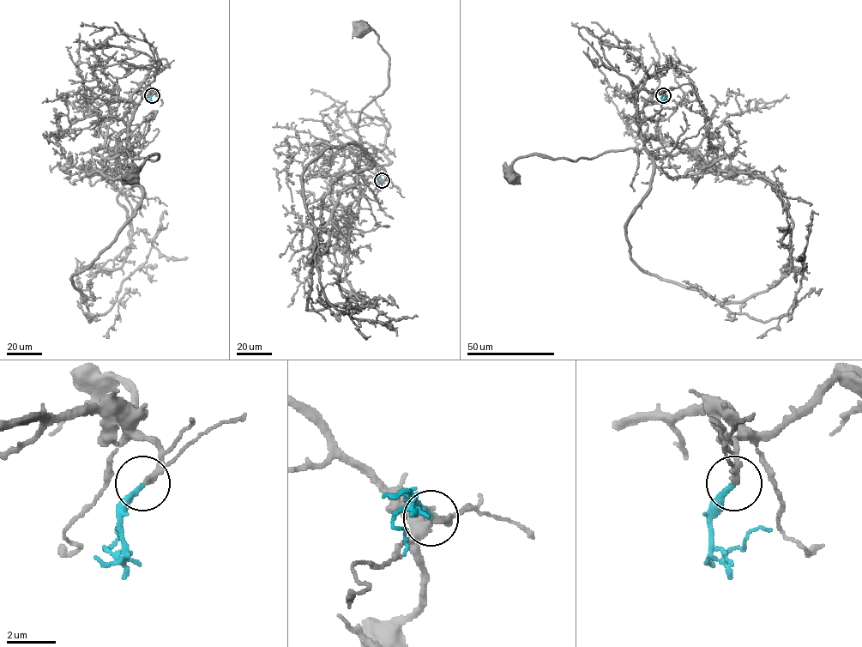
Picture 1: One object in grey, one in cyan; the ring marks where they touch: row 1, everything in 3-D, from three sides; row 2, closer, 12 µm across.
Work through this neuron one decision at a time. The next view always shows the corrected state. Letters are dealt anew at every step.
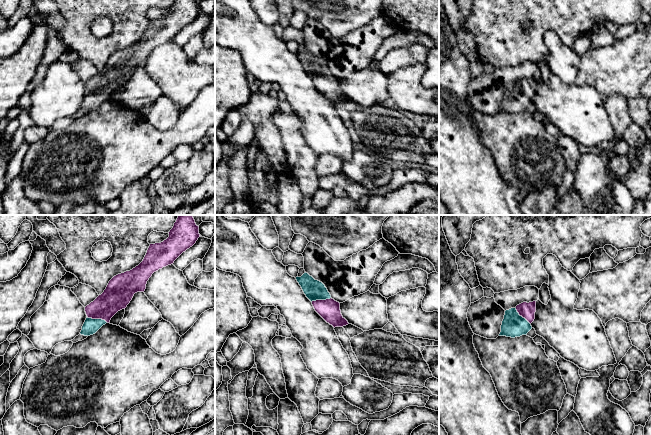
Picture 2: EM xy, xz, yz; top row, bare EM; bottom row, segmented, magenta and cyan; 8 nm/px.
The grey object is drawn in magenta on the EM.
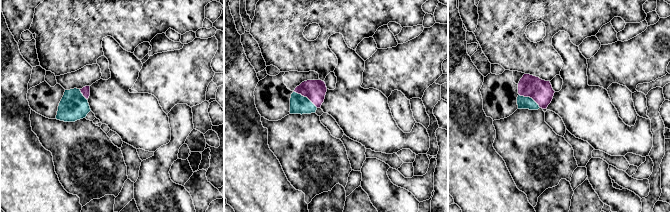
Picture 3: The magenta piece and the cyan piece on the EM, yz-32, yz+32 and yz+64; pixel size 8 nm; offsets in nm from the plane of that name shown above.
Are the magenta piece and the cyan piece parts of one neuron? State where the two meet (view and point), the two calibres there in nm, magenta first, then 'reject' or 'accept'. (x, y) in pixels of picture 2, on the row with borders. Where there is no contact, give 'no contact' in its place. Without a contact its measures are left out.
contact xy (97, 318); calibres 220 and 120 nm; accept

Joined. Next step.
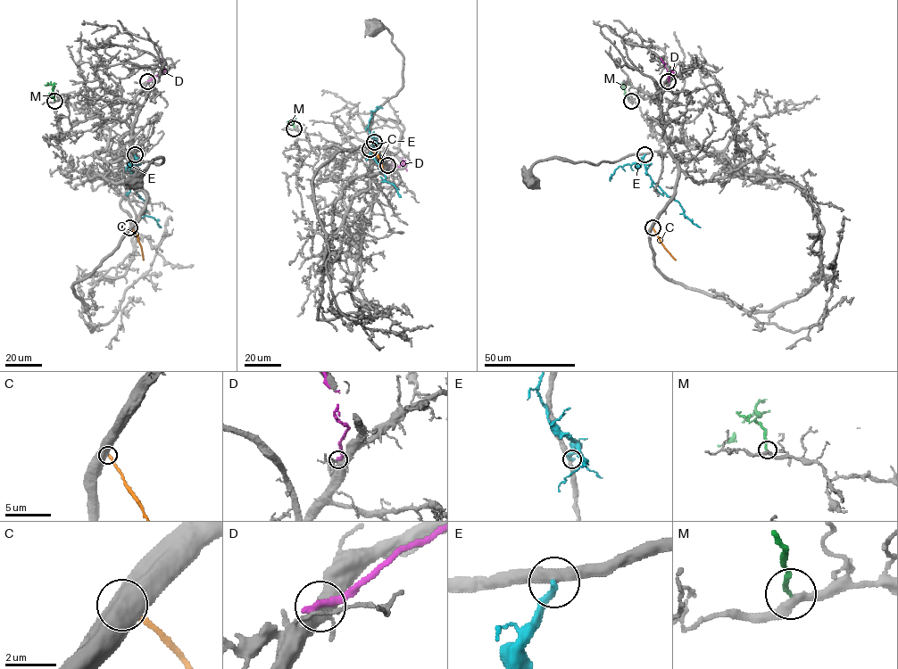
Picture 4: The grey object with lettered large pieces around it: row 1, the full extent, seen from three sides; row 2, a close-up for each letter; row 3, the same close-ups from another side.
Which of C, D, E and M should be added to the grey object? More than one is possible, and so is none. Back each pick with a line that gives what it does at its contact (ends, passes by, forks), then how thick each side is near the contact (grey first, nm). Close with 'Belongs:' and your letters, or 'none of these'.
Belongs: none of these

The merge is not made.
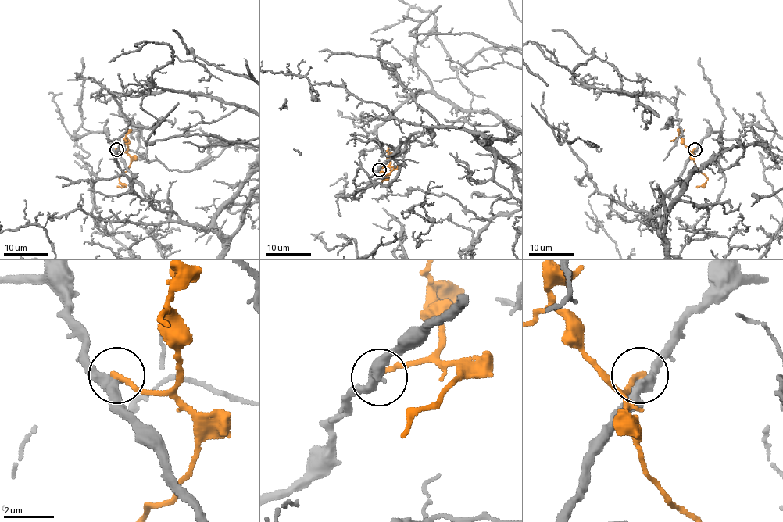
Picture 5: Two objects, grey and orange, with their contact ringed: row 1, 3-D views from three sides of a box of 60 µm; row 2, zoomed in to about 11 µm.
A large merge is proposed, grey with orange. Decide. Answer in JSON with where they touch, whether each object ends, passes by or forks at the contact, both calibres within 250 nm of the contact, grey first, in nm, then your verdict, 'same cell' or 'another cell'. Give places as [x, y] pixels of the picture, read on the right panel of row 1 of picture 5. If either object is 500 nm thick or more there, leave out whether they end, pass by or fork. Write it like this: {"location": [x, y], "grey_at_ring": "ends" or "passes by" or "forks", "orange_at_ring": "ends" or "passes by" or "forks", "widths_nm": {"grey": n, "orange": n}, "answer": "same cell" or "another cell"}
{"location": [695, 149], "grey_at_ring": "passes by", "orange_at_ring": "ends", "widths_nm": {"grey": 400, "orange": 220}, "answer": "another cell"}

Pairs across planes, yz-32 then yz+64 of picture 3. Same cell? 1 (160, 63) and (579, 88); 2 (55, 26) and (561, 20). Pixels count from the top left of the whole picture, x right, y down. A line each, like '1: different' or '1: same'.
1: different
2: same

